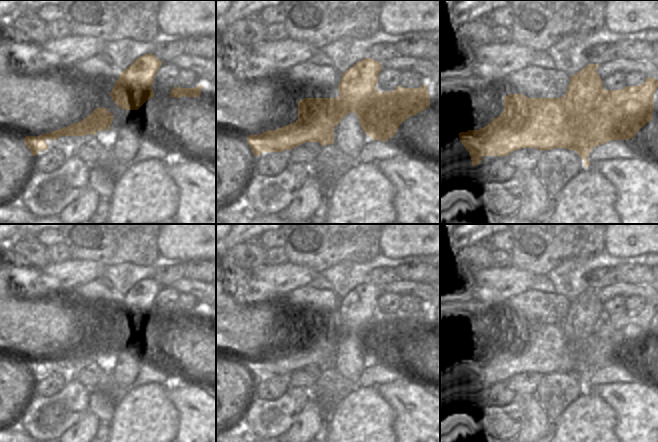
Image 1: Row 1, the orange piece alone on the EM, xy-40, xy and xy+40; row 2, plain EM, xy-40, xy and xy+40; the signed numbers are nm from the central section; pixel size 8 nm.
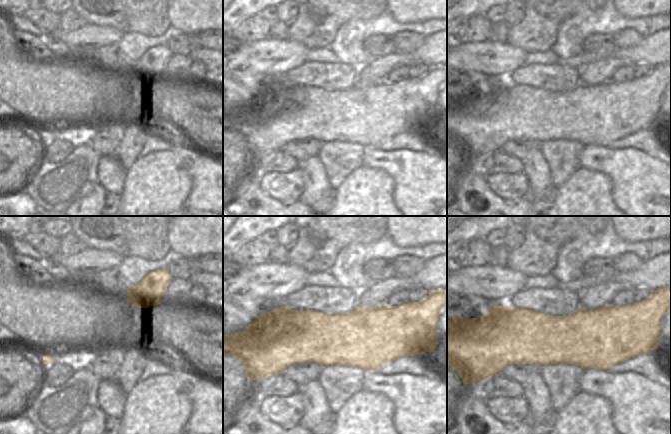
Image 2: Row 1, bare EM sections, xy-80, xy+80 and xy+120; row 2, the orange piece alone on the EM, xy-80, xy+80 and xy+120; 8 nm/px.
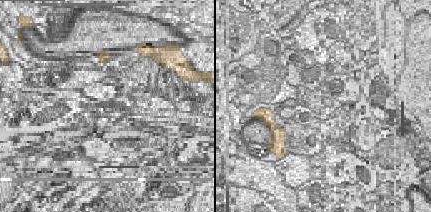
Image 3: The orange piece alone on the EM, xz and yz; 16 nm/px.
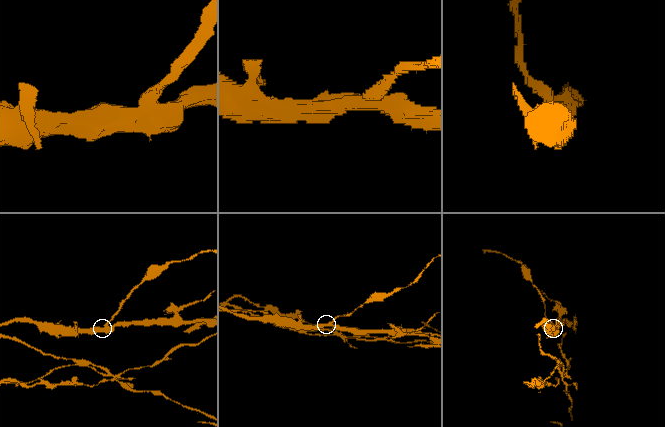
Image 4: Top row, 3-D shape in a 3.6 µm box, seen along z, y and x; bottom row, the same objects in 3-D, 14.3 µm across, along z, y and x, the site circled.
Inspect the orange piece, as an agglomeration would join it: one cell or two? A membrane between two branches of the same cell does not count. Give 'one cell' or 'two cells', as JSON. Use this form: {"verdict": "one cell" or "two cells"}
{"verdict": "two cells"}

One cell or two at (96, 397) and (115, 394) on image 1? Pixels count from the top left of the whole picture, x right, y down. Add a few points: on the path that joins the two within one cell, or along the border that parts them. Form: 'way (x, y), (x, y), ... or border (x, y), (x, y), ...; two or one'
border (104, 391), (114, 403); two

